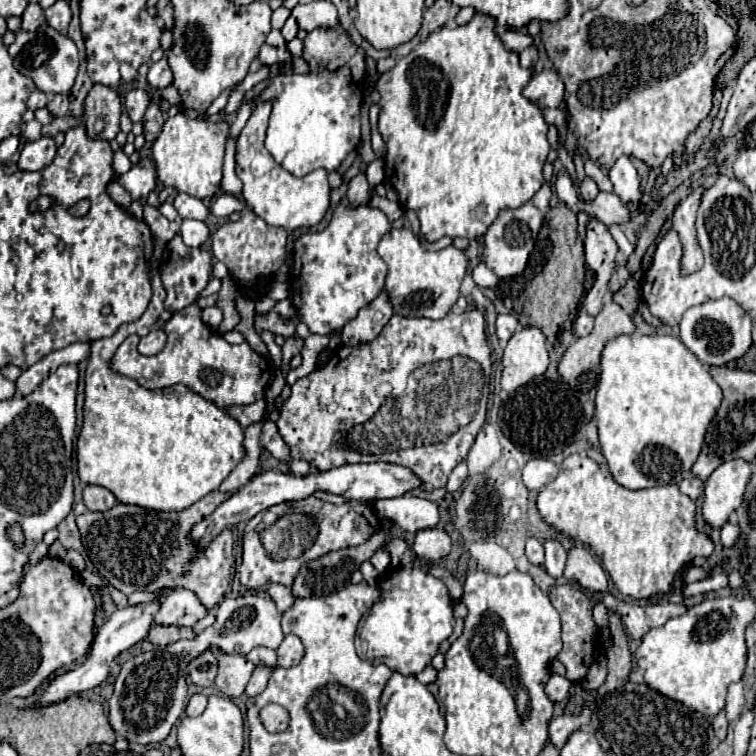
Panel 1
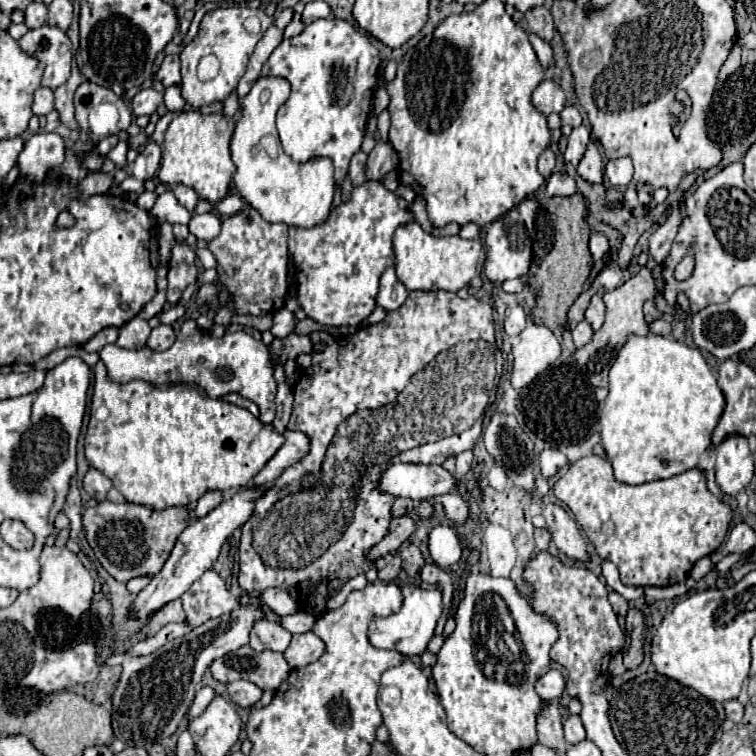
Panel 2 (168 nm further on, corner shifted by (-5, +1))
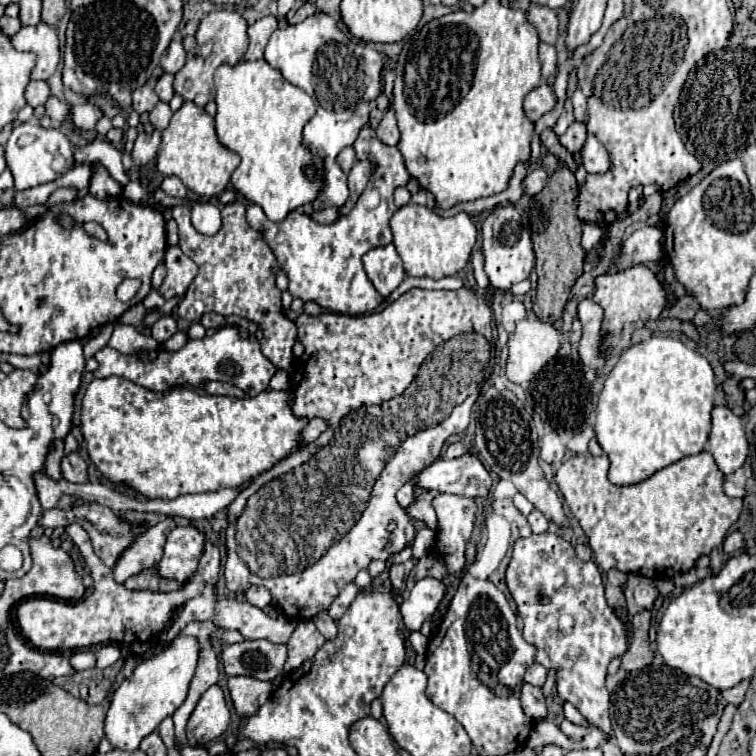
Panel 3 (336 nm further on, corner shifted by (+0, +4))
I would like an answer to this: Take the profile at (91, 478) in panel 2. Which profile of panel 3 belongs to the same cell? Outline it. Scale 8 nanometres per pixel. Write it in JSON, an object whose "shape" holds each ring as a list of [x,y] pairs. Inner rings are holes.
{"shape":[[[72,452],[70,456],[62,458],[62,476],[64,480],[76,482],[76,484],[88,482],[88,466],[78,452]]]}

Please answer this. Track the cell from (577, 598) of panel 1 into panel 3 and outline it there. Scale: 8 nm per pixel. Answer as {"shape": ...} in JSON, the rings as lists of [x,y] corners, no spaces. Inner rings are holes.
{"shape":[[[554,532],[532,534],[514,542],[506,584],[516,600],[518,616],[524,624],[524,638],[538,648],[536,662],[558,670],[558,698],[574,704],[588,724],[602,730],[606,738],[612,738],[606,668],[614,656],[626,652],[626,632],[606,602],[598,566],[594,562],[582,562],[570,542]],[[564,614],[574,620],[570,630],[560,628],[560,616]]]}

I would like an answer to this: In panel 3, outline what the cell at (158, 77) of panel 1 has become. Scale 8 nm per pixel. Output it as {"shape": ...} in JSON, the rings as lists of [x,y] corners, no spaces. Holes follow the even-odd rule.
{"shape":[[[176,38],[176,40],[170,42],[168,50],[162,54],[160,66],[162,66],[164,72],[176,74],[176,72],[184,66],[184,62],[186,62],[186,52],[184,52],[184,48],[182,48],[182,42]]]}

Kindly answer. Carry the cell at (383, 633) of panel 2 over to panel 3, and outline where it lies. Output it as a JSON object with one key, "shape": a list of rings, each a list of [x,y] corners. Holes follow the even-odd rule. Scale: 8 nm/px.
{"shape":[[[422,578],[412,588],[408,600],[400,602],[400,614],[408,632],[418,632],[444,596],[444,584],[436,578]]]}

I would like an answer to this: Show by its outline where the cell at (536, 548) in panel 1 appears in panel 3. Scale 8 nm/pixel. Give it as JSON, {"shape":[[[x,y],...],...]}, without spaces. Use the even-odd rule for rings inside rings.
{"shape":[[[534,510],[530,516],[528,516],[528,522],[530,522],[530,528],[532,528],[532,534],[544,534],[548,530],[548,520],[544,518],[542,512]]]}

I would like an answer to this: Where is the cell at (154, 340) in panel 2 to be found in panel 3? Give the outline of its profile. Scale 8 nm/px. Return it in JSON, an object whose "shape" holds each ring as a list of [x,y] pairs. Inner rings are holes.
{"shape":[[[162,316],[156,324],[152,324],[152,338],[164,344],[176,332],[176,320],[172,316]]]}

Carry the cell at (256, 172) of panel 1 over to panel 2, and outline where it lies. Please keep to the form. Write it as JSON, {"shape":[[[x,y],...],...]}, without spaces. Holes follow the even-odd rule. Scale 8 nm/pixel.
{"shape":[[[259,77],[251,91],[239,99],[241,113],[231,137],[231,157],[237,165],[233,177],[239,195],[261,213],[265,221],[295,227],[311,227],[323,223],[329,215],[335,181],[329,157],[313,157],[305,163],[293,161],[279,143],[275,115],[289,99],[291,85],[283,77]]]}

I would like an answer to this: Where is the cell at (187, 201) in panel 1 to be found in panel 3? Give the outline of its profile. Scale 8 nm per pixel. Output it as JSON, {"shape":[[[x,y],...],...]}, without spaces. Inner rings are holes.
{"shape":[[[170,176],[170,178],[164,178],[164,182],[162,182],[162,186],[160,186],[168,196],[178,196],[178,198],[182,198],[182,196],[186,196],[188,194],[188,190],[186,190],[186,186],[176,178],[176,176]]]}

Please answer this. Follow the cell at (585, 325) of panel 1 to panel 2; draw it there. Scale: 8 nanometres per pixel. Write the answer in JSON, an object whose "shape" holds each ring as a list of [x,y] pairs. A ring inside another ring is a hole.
{"shape":[[[581,321],[581,323],[573,329],[573,341],[575,341],[575,347],[581,349],[583,345],[587,345],[587,343],[591,341],[591,335],[593,335],[593,331],[591,331],[591,327],[587,325],[587,321]]]}

